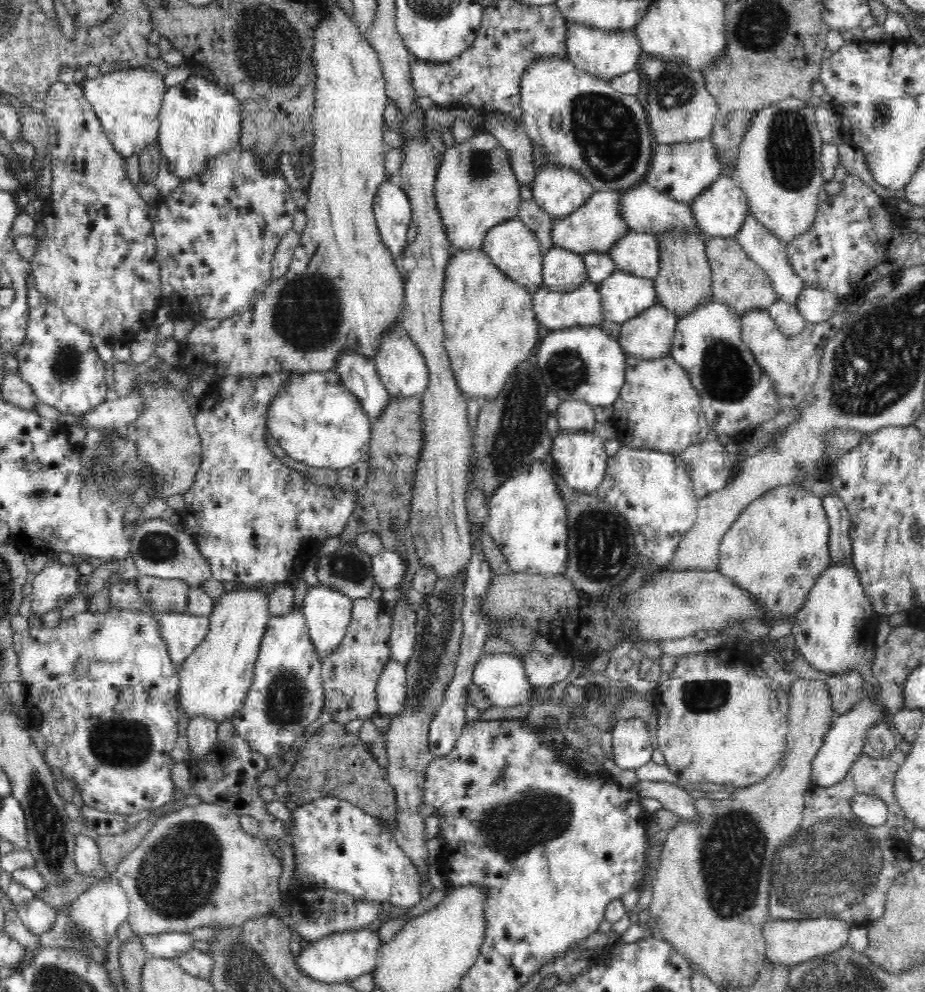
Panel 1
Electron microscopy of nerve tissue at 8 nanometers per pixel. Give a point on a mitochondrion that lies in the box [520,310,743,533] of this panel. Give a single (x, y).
(564, 369)

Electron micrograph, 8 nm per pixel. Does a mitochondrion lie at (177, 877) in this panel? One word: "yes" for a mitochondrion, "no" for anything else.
yes

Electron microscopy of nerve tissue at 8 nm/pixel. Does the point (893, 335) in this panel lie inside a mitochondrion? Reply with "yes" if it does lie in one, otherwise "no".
yes

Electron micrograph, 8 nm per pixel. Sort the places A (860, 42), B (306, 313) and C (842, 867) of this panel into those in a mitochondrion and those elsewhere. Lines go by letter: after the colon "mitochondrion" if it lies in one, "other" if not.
A: other
B: mitochondrion
C: mitochondrion

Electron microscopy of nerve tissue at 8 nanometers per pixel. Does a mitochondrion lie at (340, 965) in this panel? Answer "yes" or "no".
no

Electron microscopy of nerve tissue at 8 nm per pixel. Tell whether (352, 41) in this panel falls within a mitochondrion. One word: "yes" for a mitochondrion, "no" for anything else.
no

